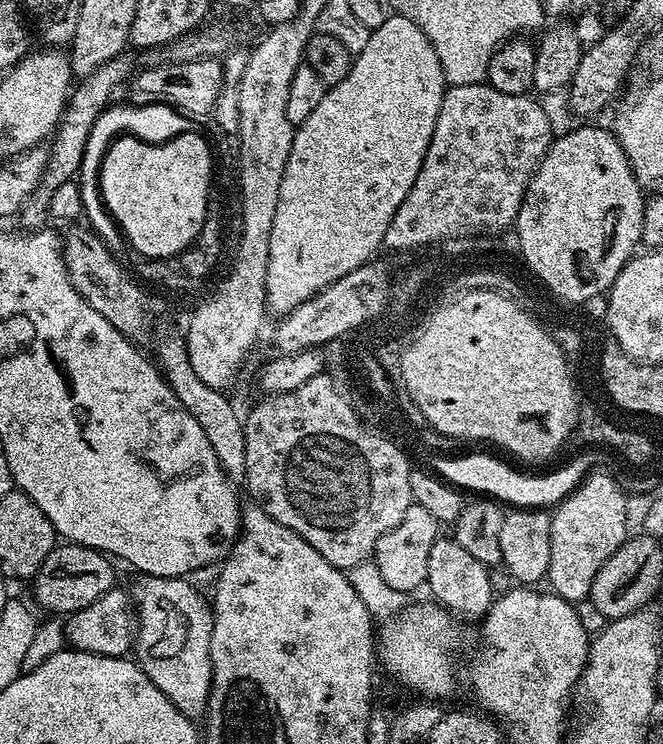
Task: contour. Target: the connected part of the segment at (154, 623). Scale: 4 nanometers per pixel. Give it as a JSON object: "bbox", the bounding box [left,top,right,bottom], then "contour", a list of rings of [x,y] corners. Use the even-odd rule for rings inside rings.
{"bbox":[130,575,212,718],"contour":[[[141,575],[140,581],[133,588],[130,588],[130,595],[134,601],[134,656],[145,674],[150,678],[150,682],[154,682],[154,686],[158,686],[158,690],[162,690],[162,694],[166,694],[166,698],[170,698],[170,702],[174,702],[174,706],[180,713],[189,718],[203,717],[208,710],[208,699],[210,698],[210,690],[212,689],[212,663],[210,662],[210,634],[212,633],[212,609],[206,596],[203,596],[194,585],[191,579],[181,578],[179,576],[146,576]]]}

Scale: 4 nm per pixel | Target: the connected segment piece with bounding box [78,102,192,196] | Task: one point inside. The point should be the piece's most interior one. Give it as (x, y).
(154, 122)

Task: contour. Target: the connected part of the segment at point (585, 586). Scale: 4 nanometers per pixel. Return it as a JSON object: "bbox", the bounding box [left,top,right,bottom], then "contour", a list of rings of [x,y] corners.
{"bbox":[547,470,629,602],"contour":[[[596,470],[585,476],[571,494],[555,505],[551,518],[547,587],[569,602],[587,601],[598,570],[602,570],[610,554],[629,539],[628,500],[606,473]]]}

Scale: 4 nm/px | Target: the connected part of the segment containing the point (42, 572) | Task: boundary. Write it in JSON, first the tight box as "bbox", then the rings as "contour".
{"bbox":[30,542,117,614],"contour":[[[71,542],[57,543],[52,553],[41,564],[30,580],[36,600],[48,614],[71,614],[90,606],[94,598],[106,594],[117,583],[113,561],[96,548],[87,548]]]}

